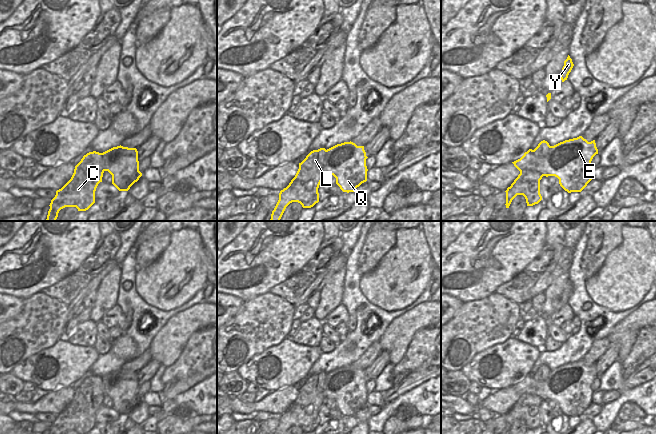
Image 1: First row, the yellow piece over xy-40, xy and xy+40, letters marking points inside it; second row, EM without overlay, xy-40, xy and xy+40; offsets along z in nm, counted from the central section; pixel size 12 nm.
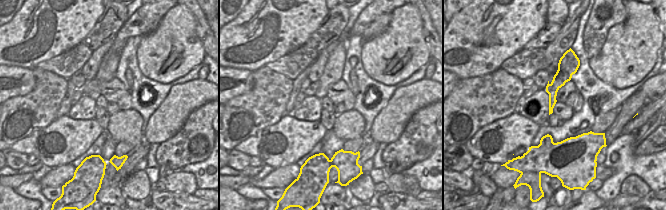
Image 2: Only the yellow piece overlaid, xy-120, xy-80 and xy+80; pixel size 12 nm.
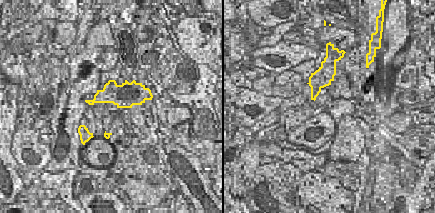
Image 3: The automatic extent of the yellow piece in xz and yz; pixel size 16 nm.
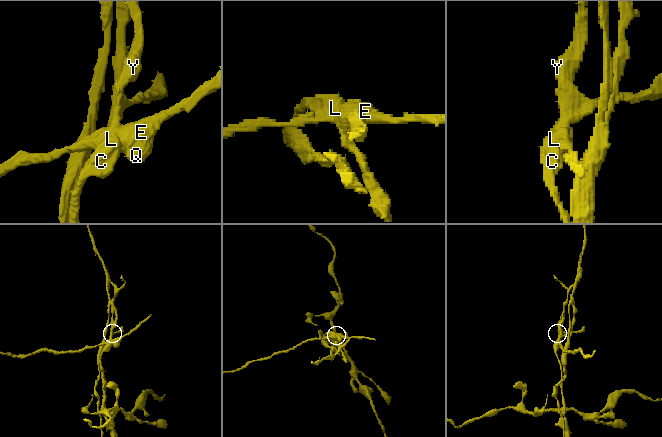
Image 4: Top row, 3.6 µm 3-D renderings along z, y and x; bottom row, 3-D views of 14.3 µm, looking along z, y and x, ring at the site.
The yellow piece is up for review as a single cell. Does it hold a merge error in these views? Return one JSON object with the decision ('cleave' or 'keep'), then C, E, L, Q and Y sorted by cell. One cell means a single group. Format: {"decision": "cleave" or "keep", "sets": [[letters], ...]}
{"decision": "cleave", "sets": [["C", "L", "Y"], ["E", "Q"]]}

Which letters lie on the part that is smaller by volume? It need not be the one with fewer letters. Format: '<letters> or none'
E, Q

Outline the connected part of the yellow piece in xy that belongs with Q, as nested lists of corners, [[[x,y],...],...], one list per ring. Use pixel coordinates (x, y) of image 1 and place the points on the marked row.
[[[351,141],[337,144],[326,150],[323,172],[333,175],[343,192],[354,192],[367,181],[367,158],[364,146]]]

